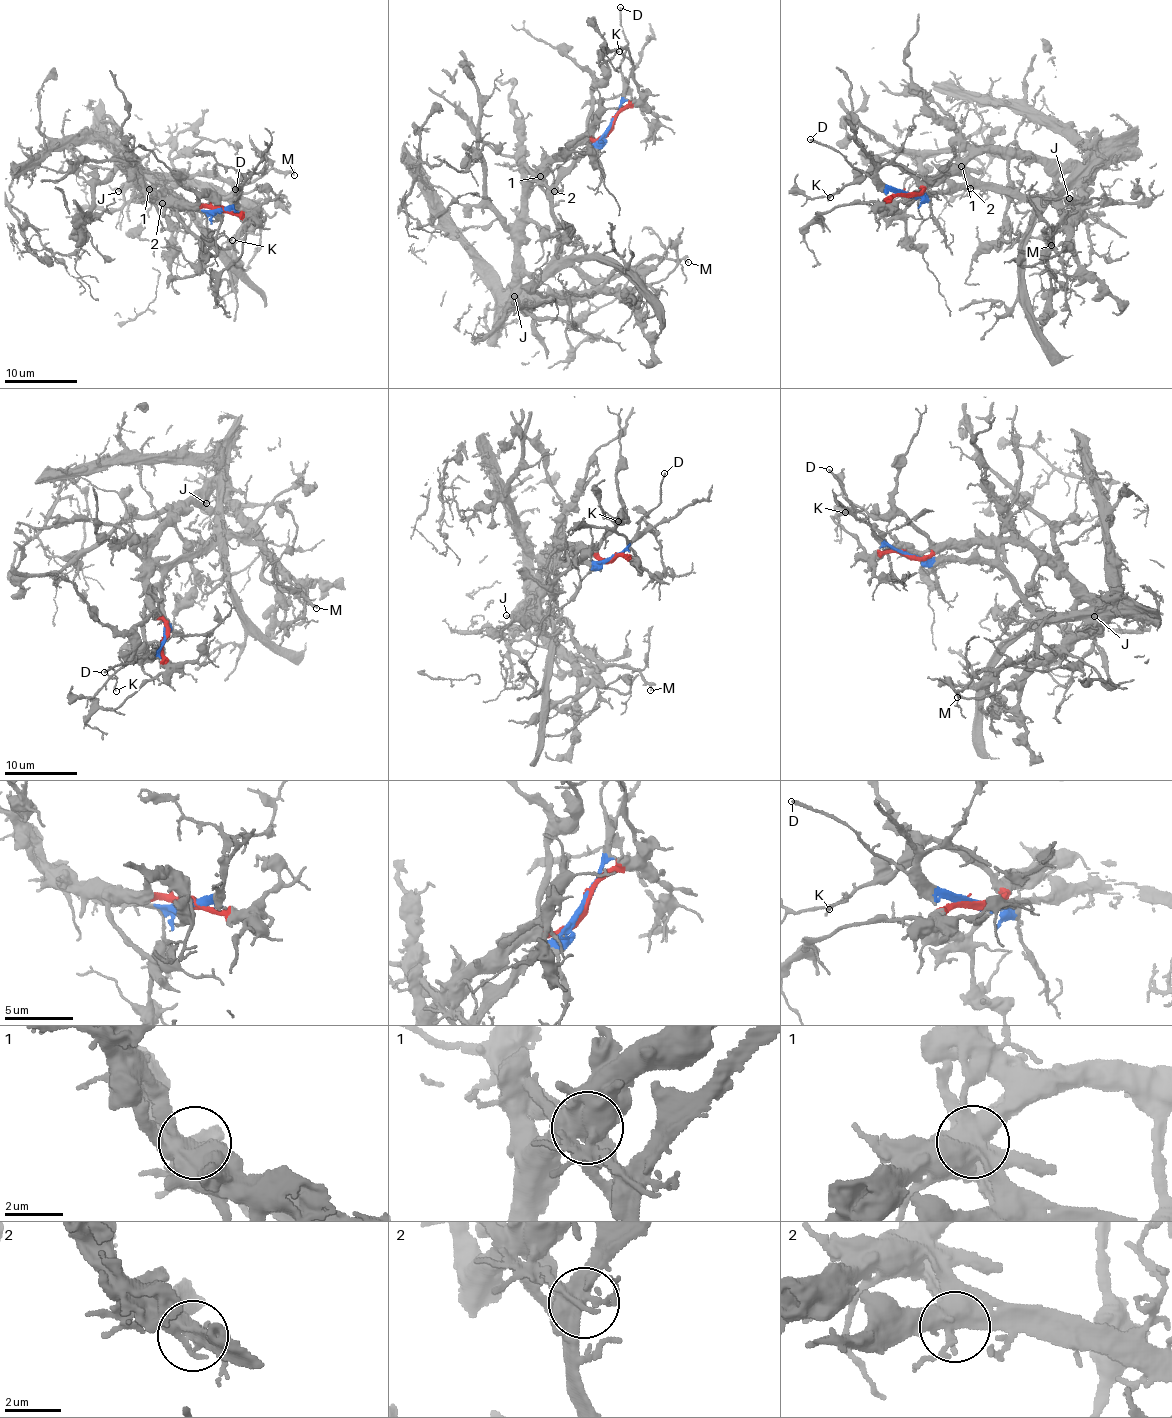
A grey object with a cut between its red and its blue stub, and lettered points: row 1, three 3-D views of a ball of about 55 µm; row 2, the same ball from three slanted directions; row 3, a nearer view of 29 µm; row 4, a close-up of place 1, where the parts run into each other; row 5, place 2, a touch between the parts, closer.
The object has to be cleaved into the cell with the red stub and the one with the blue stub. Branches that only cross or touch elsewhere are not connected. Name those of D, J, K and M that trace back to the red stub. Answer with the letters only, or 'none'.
J, K

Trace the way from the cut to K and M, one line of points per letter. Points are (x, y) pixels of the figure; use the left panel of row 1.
K: (222, 209), (206, 207), (200, 203), (199, 196), (203, 192), (216, 208), (220, 219), (219, 230), (232, 240)
M: (222, 209), (160, 203), (162, 182), (218, 176), (242, 184), (269, 169), (293, 175)

